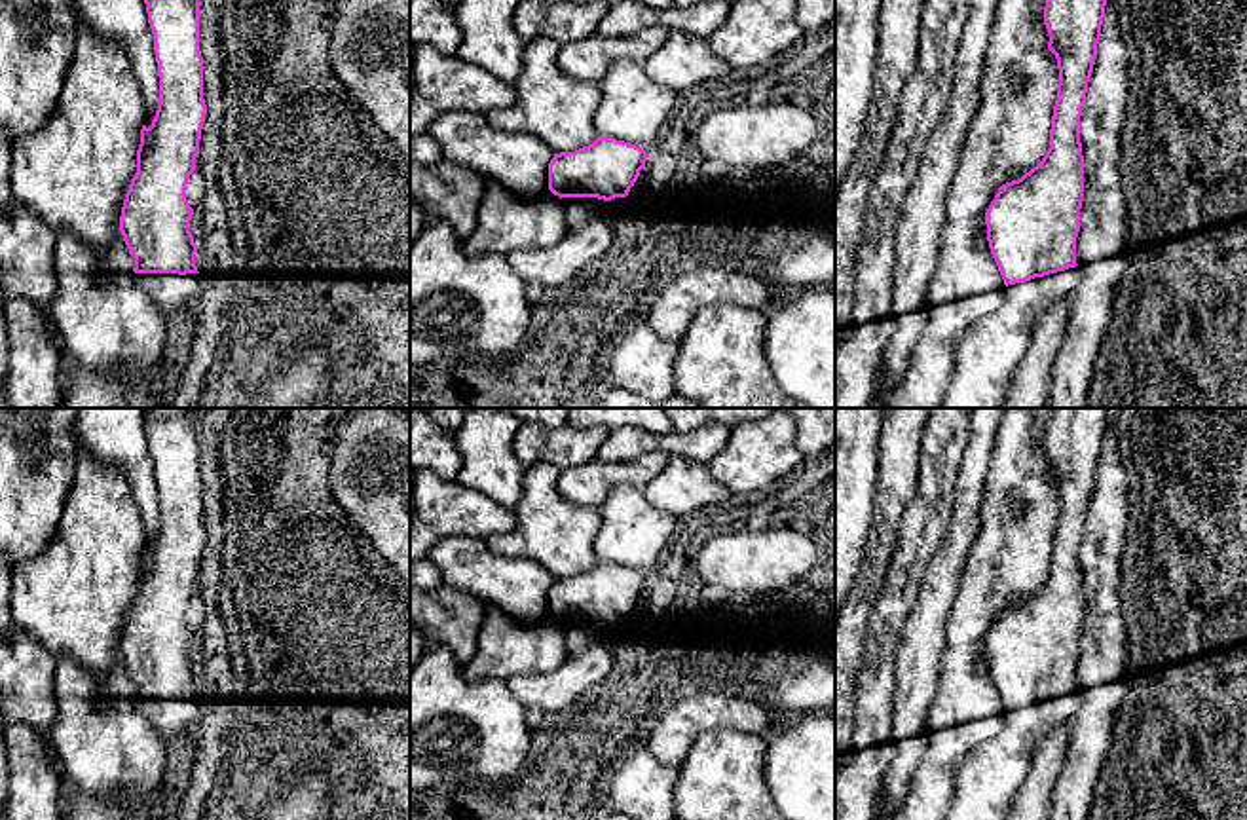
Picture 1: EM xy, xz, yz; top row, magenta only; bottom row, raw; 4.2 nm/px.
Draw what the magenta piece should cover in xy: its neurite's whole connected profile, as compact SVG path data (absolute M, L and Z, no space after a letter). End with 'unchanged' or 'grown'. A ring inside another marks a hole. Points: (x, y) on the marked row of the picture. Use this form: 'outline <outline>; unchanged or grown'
outline M144 0L144 4L154 34L159 102L152 125L140 129L137 173L123 199L120 232L135 258L137 287L167 317L180 308L190 308L203 290L203 275L195 266L197 245L190 232L194 209L186 199L186 184L195 171L207 104L199 51L199 0Z; grown

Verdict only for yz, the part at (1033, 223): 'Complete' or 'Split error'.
Split error

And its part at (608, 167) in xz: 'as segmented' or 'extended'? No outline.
extended

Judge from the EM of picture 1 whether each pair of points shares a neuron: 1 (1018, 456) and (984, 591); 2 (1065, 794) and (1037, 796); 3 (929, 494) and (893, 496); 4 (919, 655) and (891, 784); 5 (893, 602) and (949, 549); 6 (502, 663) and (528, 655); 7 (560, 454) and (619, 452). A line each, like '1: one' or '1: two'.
1: one
2: two
3: two
4: one
5: two
6: one
7: two

